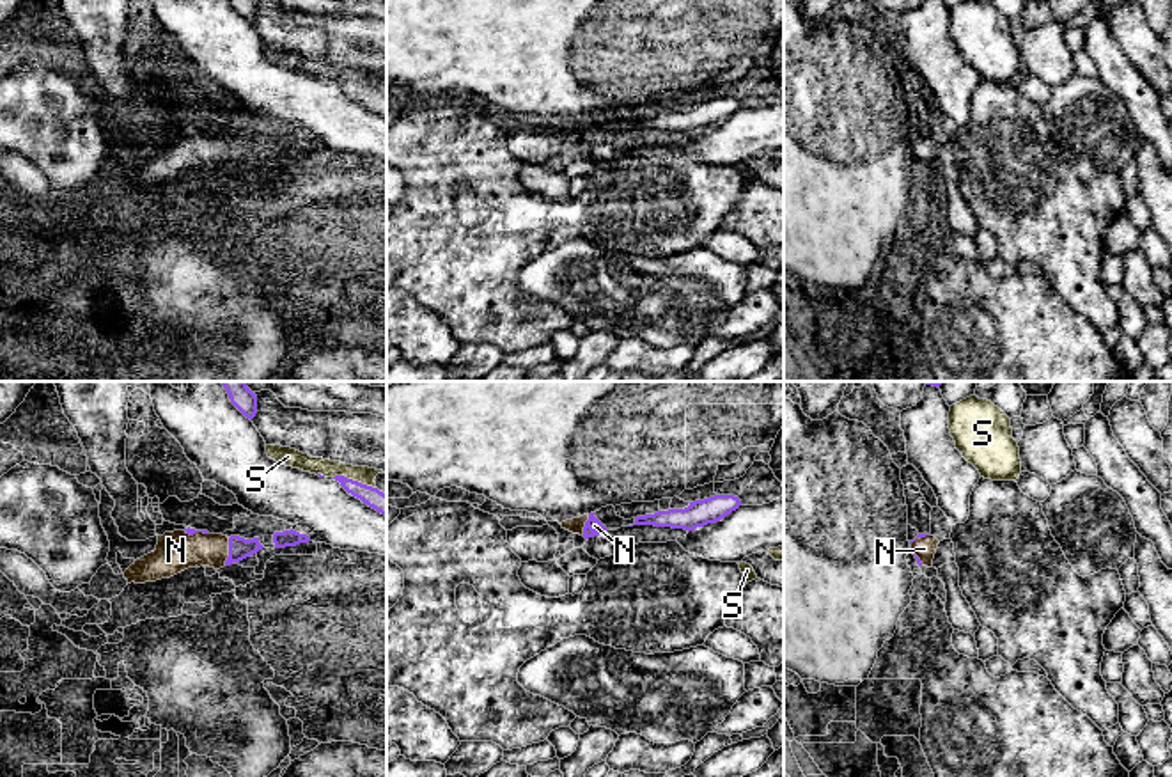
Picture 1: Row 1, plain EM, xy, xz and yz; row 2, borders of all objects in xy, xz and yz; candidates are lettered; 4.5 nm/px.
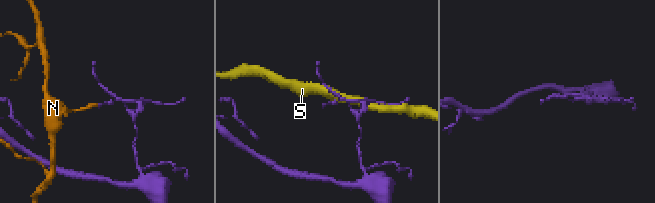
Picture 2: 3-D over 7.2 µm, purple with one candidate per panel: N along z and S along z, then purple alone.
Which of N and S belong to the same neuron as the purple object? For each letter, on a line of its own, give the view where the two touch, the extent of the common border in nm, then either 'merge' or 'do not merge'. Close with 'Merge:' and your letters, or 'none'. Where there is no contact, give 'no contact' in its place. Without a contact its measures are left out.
N: xy | 130 nm | do not merge
S: xy | 200 nm | do not merge
Merge: none

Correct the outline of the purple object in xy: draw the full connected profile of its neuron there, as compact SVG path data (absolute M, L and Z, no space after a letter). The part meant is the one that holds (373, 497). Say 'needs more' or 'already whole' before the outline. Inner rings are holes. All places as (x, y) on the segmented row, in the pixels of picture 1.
already whole | M335 475L333 479L339 481L348 493L387 516L387 495L383 491L344 475Z

